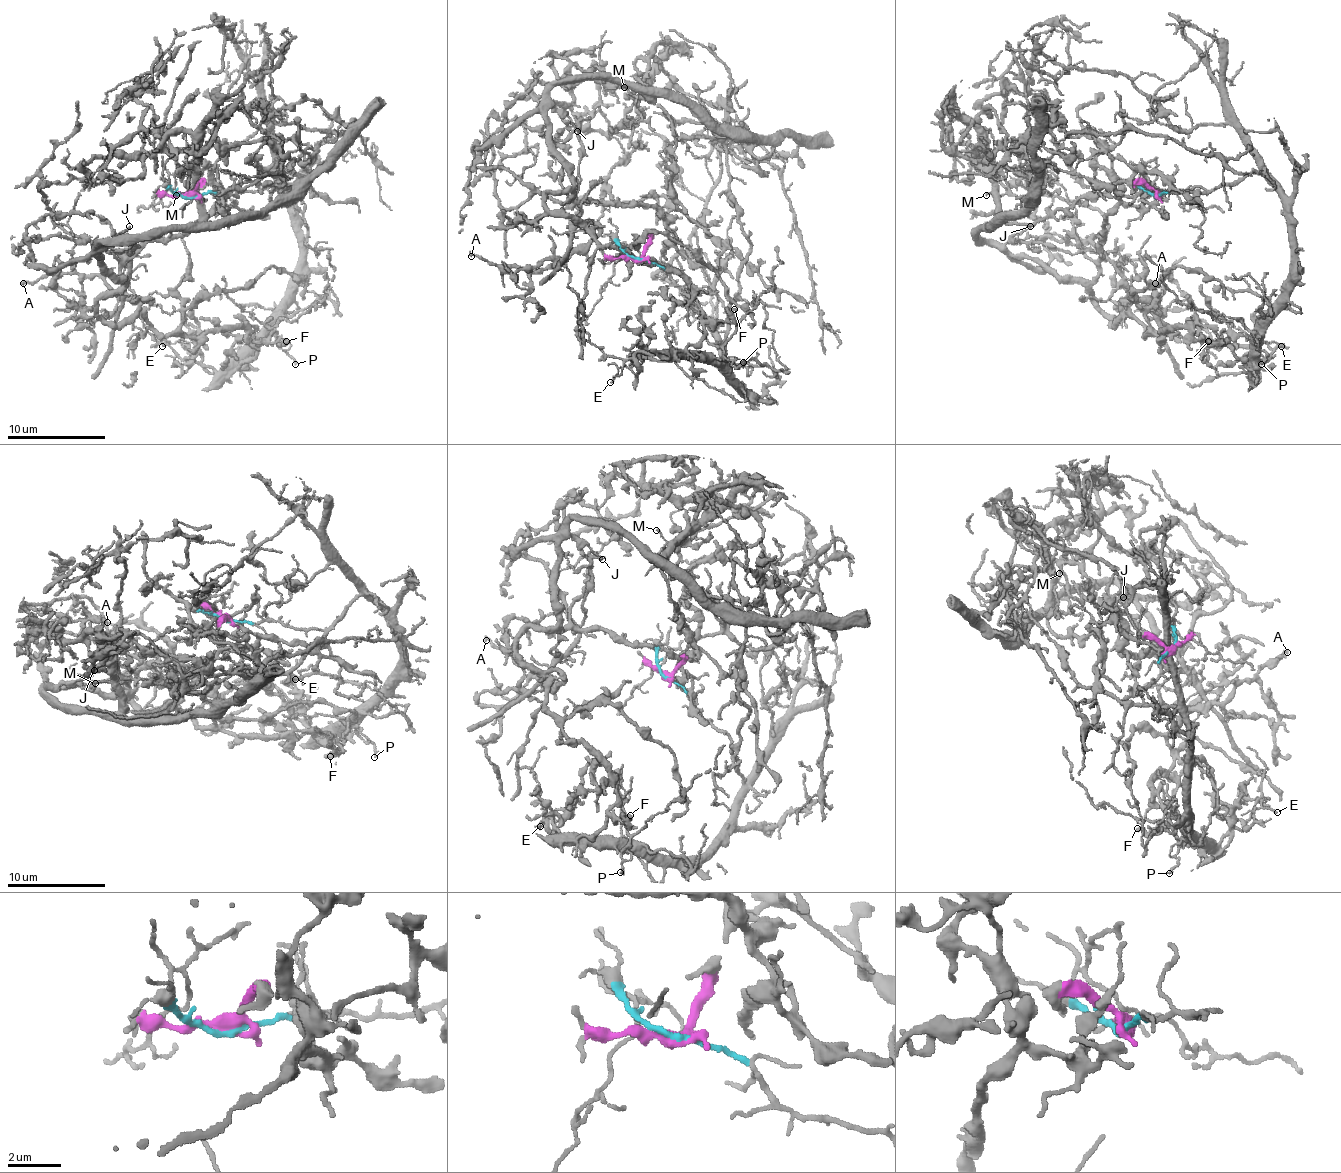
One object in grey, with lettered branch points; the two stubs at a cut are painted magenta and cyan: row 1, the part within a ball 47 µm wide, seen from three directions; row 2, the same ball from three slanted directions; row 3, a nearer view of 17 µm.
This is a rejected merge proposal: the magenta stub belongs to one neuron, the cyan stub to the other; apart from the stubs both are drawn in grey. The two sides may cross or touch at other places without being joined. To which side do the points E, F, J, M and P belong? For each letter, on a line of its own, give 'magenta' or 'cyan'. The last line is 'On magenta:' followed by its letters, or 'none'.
E: cyan
F: magenta
J: magenta
M: magenta
P: cyan
On magenta: F, J, M

